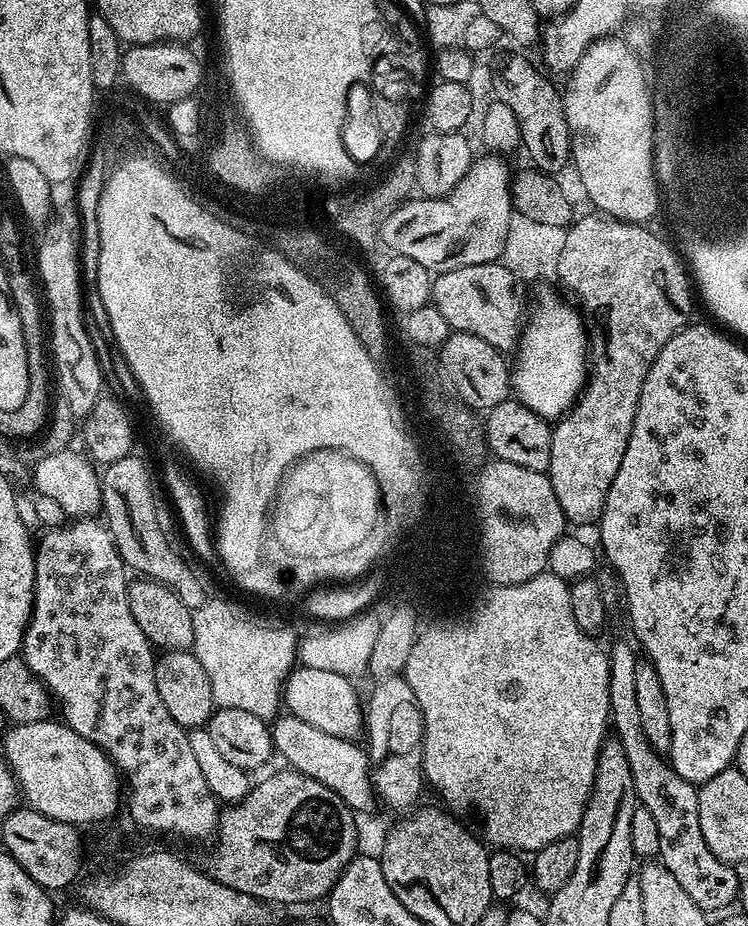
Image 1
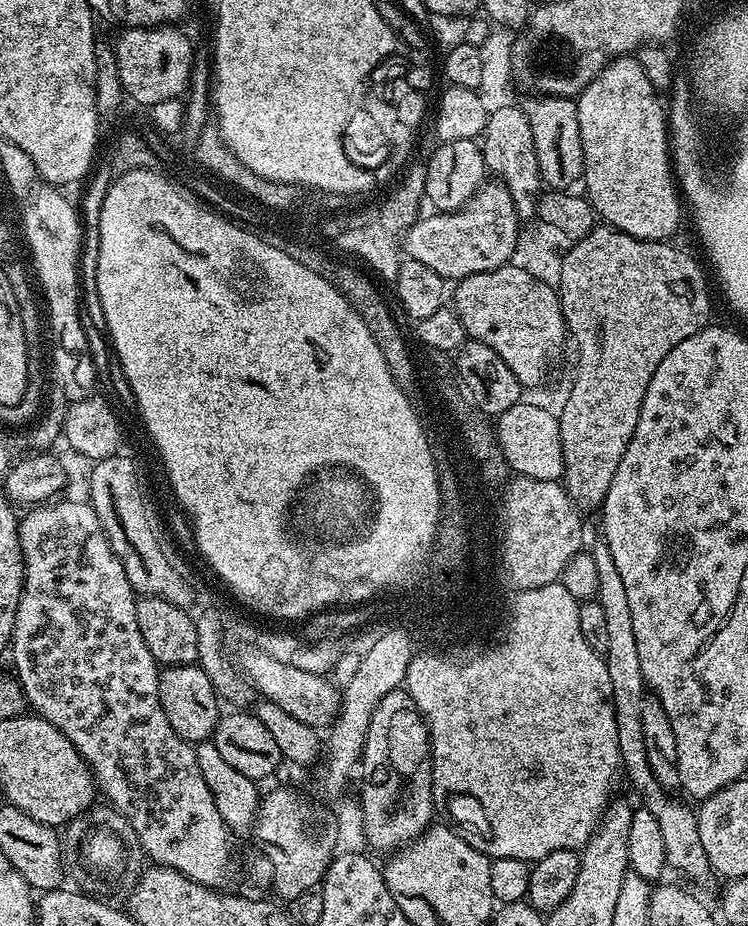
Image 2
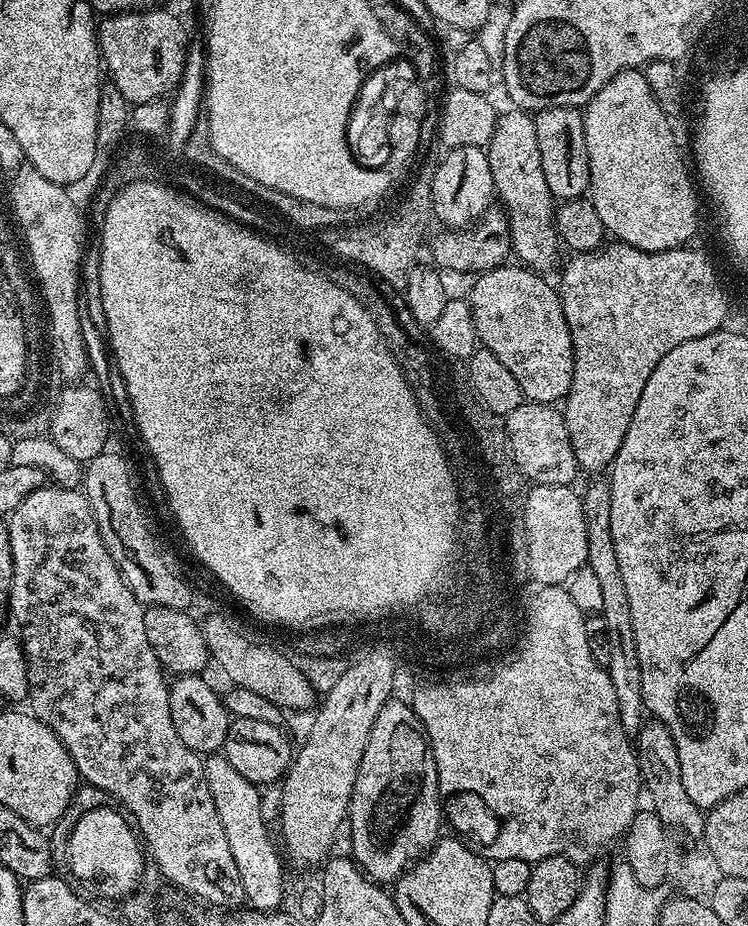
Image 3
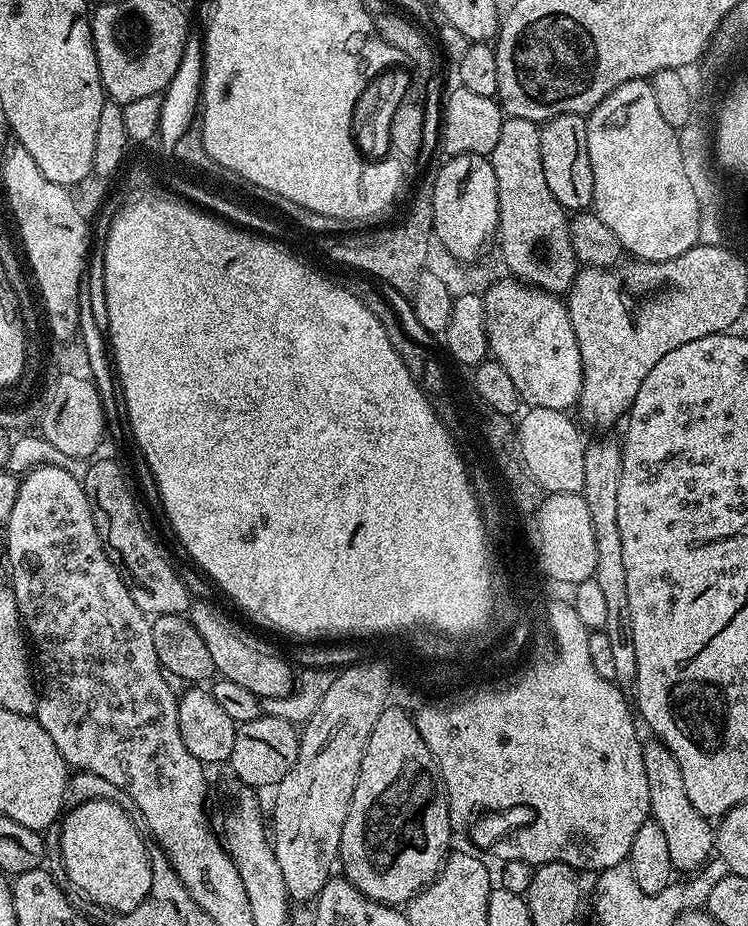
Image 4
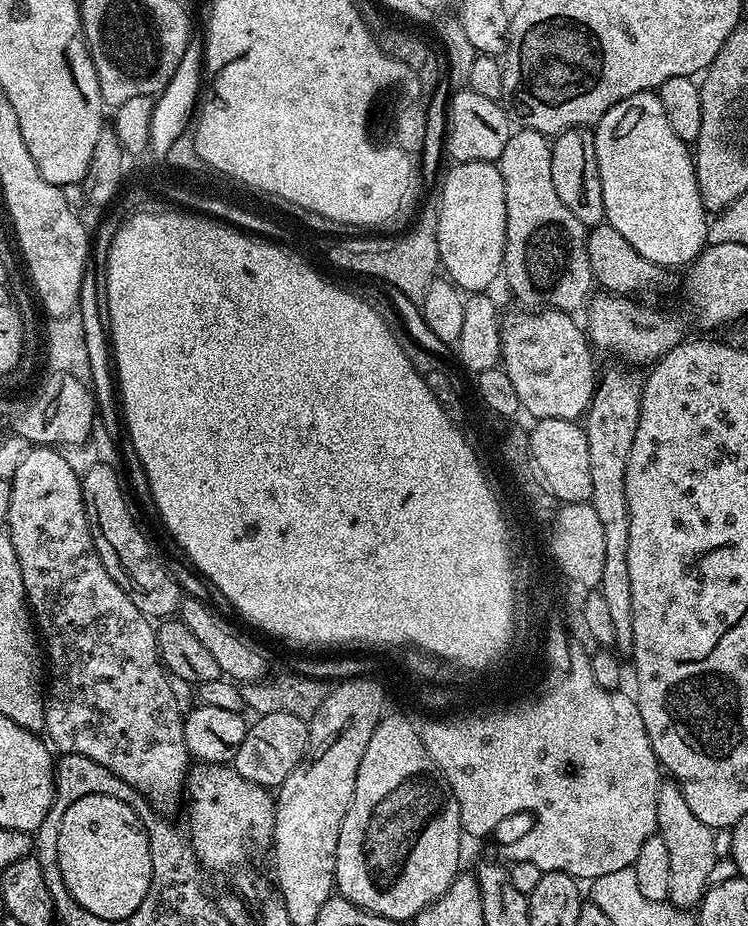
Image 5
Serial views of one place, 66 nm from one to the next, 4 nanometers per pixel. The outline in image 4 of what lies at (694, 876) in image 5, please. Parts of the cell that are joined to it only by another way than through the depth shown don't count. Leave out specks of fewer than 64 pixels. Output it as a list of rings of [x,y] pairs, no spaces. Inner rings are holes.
[[[655,738],[645,739],[643,746],[642,762],[646,765],[646,782],[650,785],[651,819],[656,820],[658,826],[662,826],[673,869],[677,873],[692,871],[695,873],[701,866],[707,865],[713,855],[713,825],[709,817],[694,810],[694,802],[690,802],[686,794],[686,785],[682,783],[682,770],[678,770],[678,762],[674,762],[674,754],[670,754],[668,747]]]

